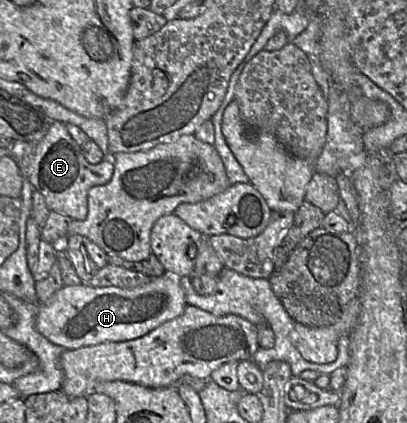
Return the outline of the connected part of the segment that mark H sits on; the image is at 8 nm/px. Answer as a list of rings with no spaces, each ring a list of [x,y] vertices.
[[[168,274],[135,288],[92,287],[88,284],[62,286],[45,303],[38,305],[35,329],[64,350],[93,346],[104,342],[120,342],[141,337],[162,323],[181,315],[187,306],[185,293],[177,278]]]

